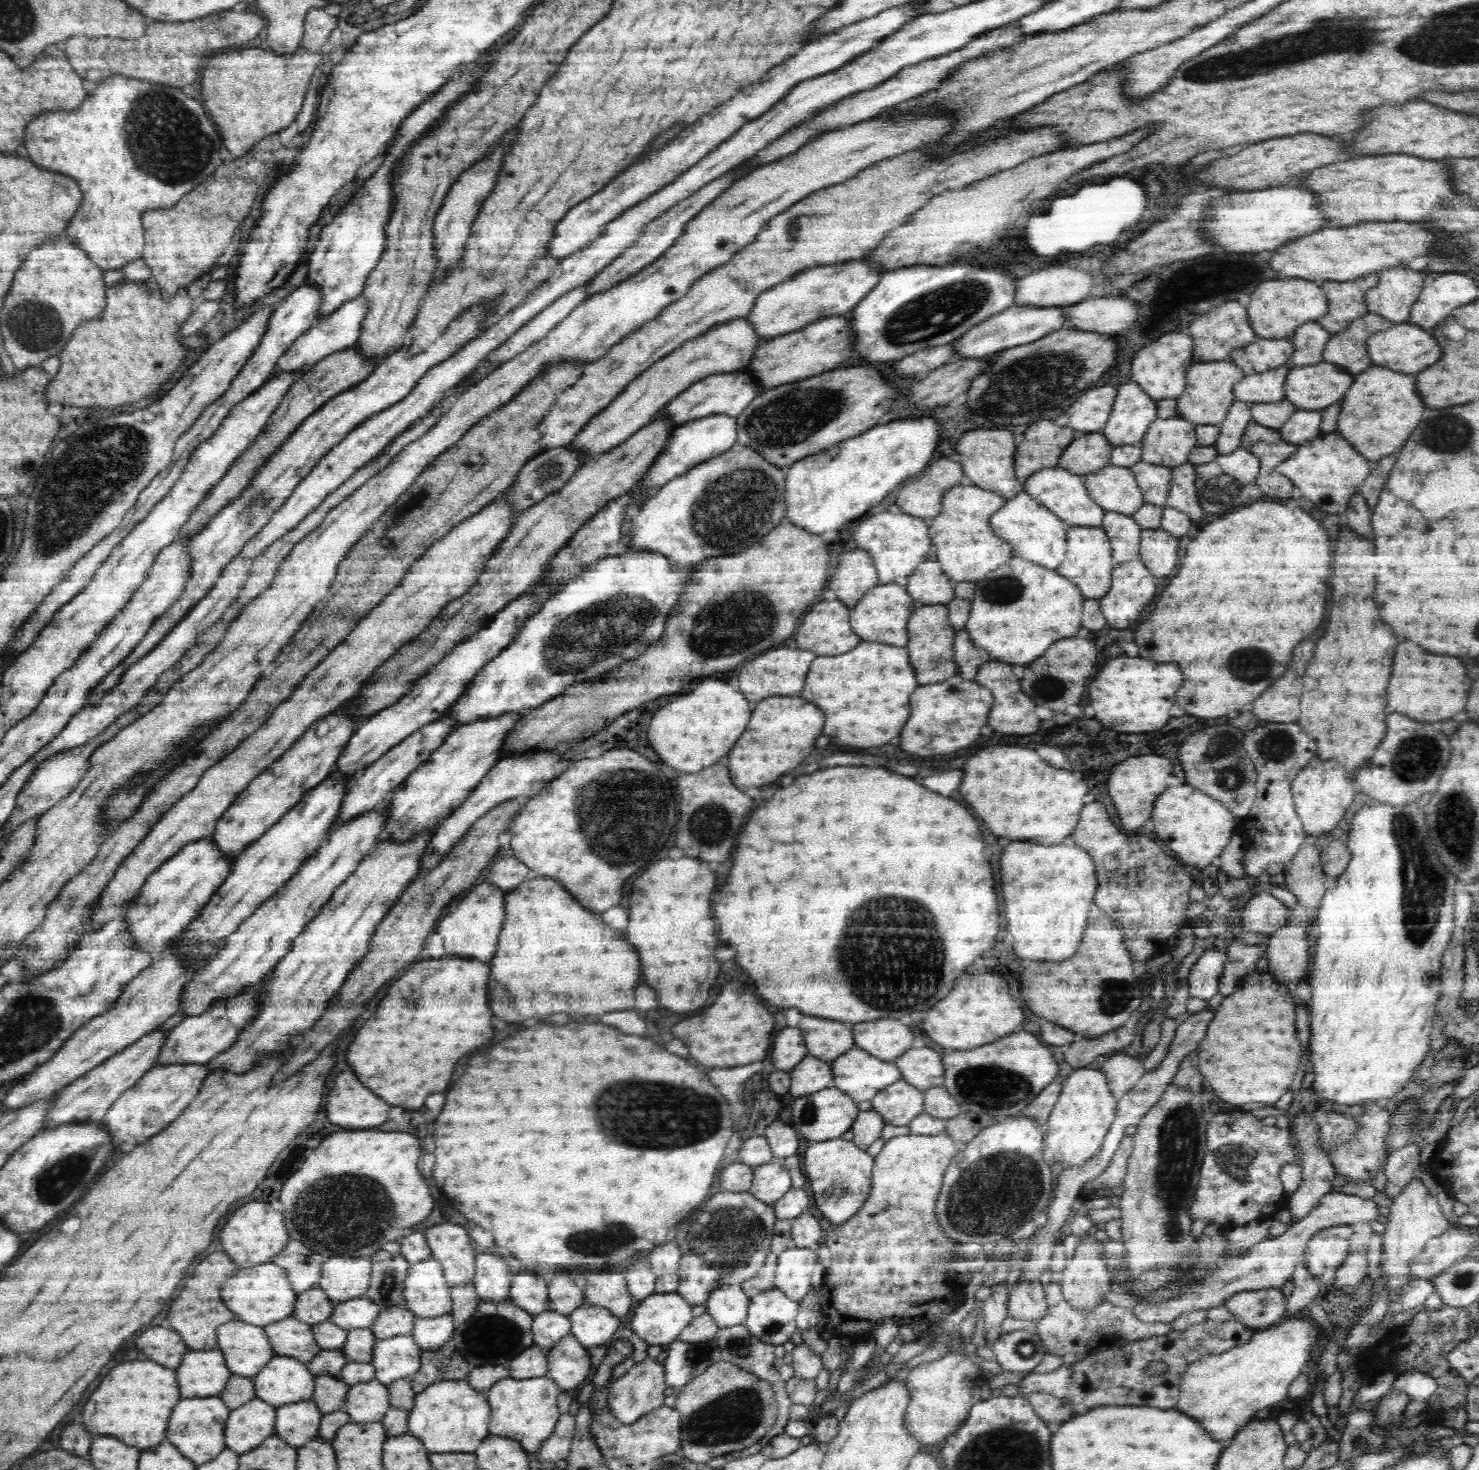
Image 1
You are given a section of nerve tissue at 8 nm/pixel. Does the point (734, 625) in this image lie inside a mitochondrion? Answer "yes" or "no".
yes

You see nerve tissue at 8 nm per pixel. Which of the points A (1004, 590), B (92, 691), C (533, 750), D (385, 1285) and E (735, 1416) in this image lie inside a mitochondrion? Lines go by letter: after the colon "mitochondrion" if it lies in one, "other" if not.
A: mitochondrion
B: other
C: other
D: mitochondrion
E: mitochondrion

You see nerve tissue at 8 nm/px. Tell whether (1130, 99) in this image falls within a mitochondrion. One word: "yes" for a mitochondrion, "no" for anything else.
no

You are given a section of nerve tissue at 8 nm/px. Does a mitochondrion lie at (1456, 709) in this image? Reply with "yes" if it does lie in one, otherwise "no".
no

